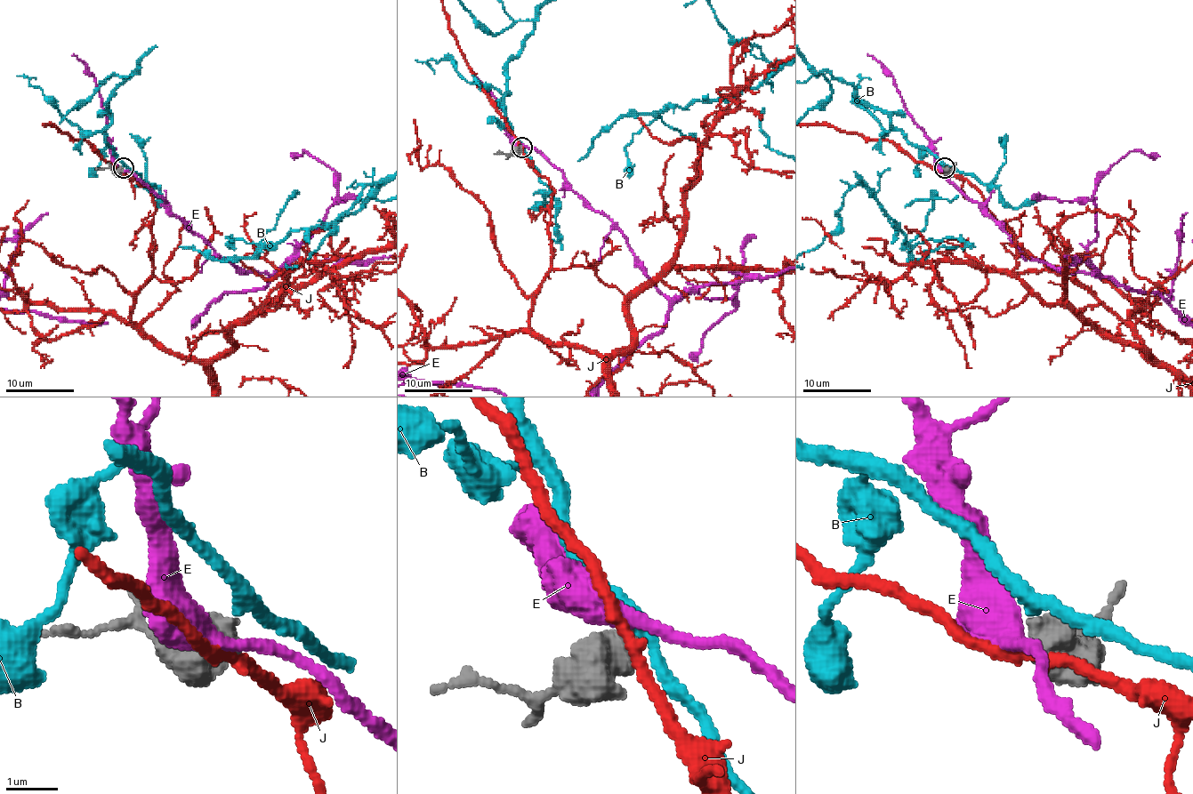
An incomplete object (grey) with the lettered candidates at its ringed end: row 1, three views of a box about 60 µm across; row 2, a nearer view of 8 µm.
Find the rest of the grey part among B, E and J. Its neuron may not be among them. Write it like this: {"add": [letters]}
{"add": ["B"]}

